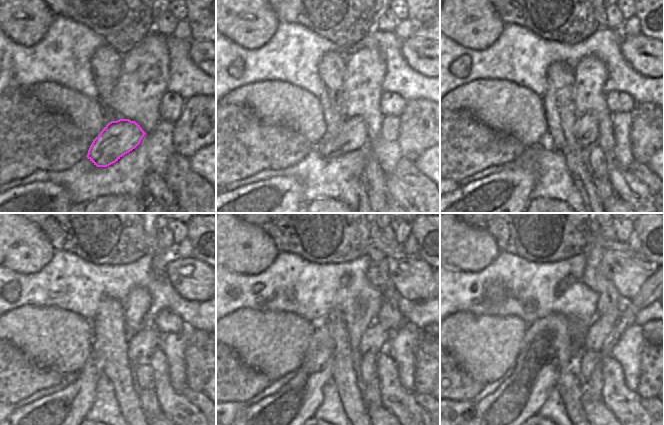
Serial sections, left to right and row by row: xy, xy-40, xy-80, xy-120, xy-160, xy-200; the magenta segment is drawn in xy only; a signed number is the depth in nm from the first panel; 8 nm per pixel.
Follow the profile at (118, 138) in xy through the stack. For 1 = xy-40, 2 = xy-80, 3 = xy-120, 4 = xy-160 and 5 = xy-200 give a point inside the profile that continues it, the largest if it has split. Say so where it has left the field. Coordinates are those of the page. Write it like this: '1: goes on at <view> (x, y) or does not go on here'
1: goes on at xy-40 (353, 134)
2: goes on at xy-80 (586, 128)
3: goes on at xy-120 (142, 344)
4: goes on at xy-160 (374, 340)
5: goes on at xy-200 (599, 331)

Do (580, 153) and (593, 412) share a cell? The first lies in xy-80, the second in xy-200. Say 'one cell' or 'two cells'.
two cells

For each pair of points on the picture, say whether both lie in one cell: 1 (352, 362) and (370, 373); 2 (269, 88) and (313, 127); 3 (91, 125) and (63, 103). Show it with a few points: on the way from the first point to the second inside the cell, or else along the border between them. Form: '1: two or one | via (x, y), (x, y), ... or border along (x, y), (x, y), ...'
1: two | border along (361, 357), (360, 375), (365, 383)
2: one | via (280, 99), (285, 104), (292, 106), (302, 116)
3: one | via (84, 118), (70, 104)

